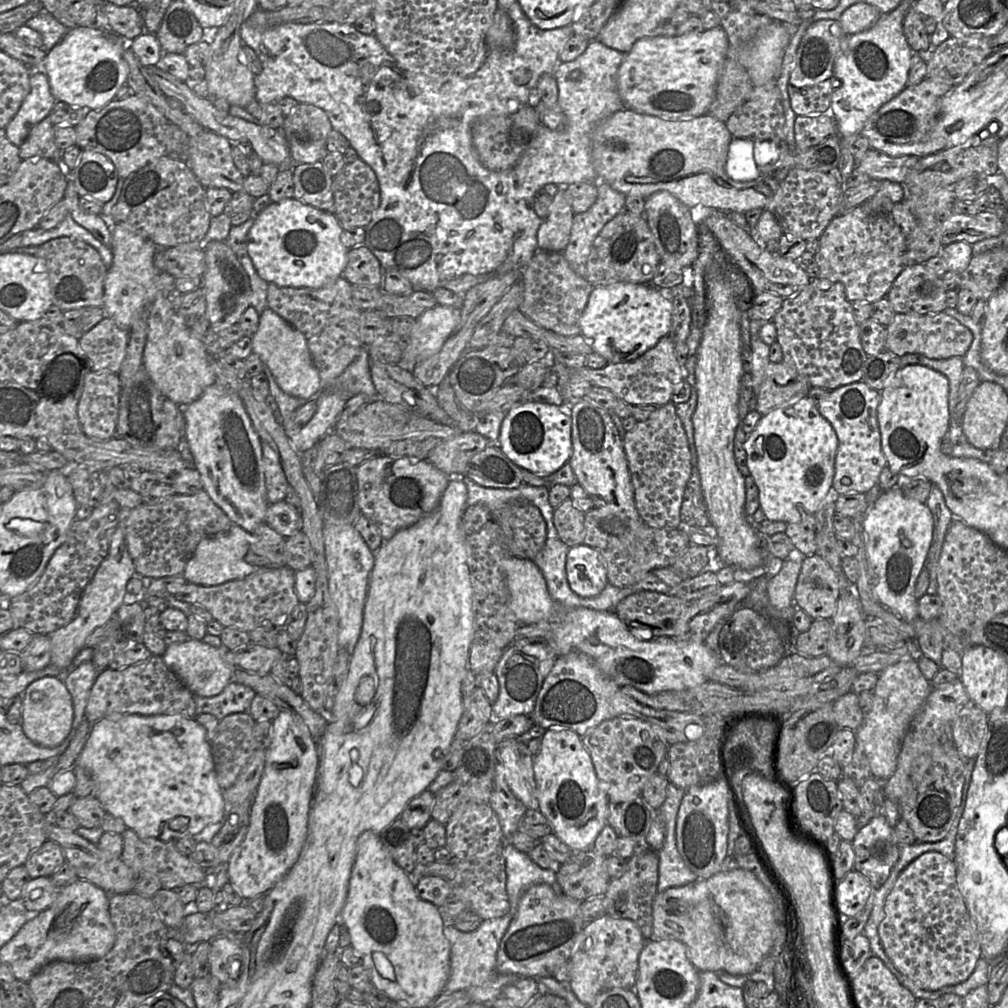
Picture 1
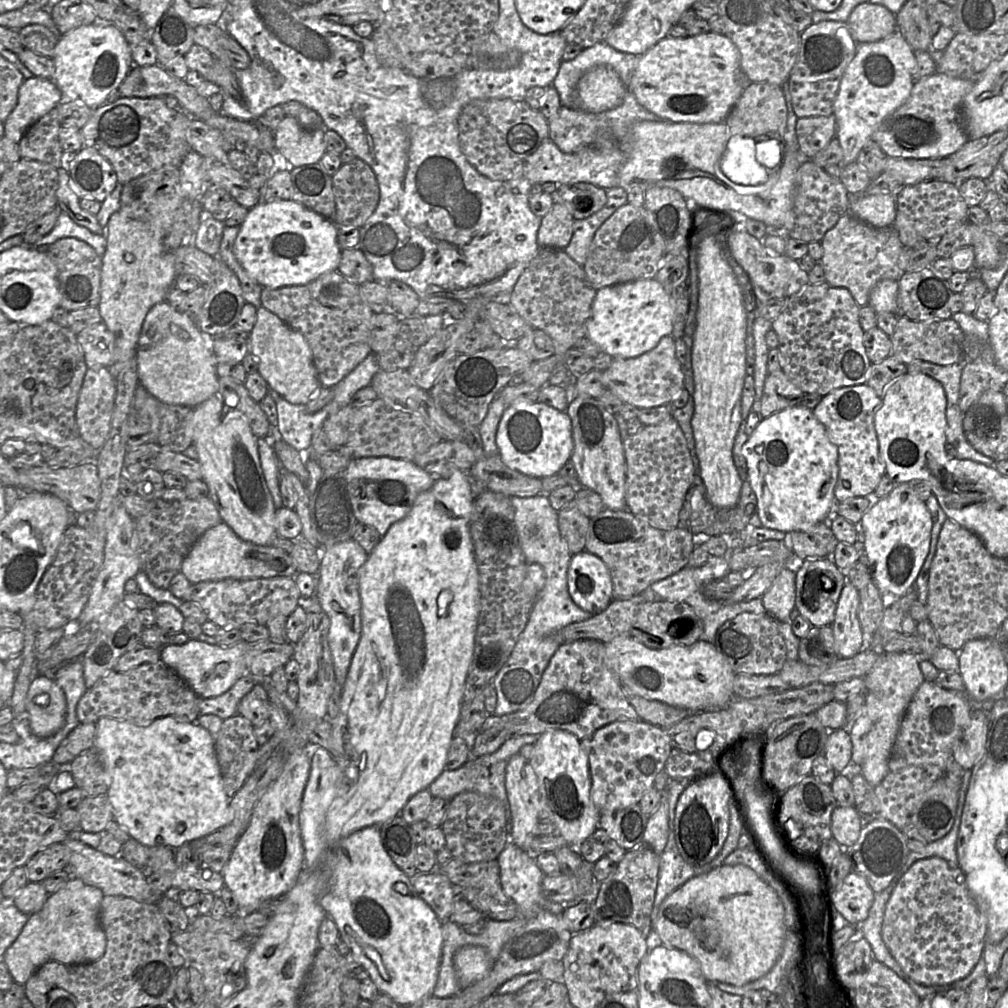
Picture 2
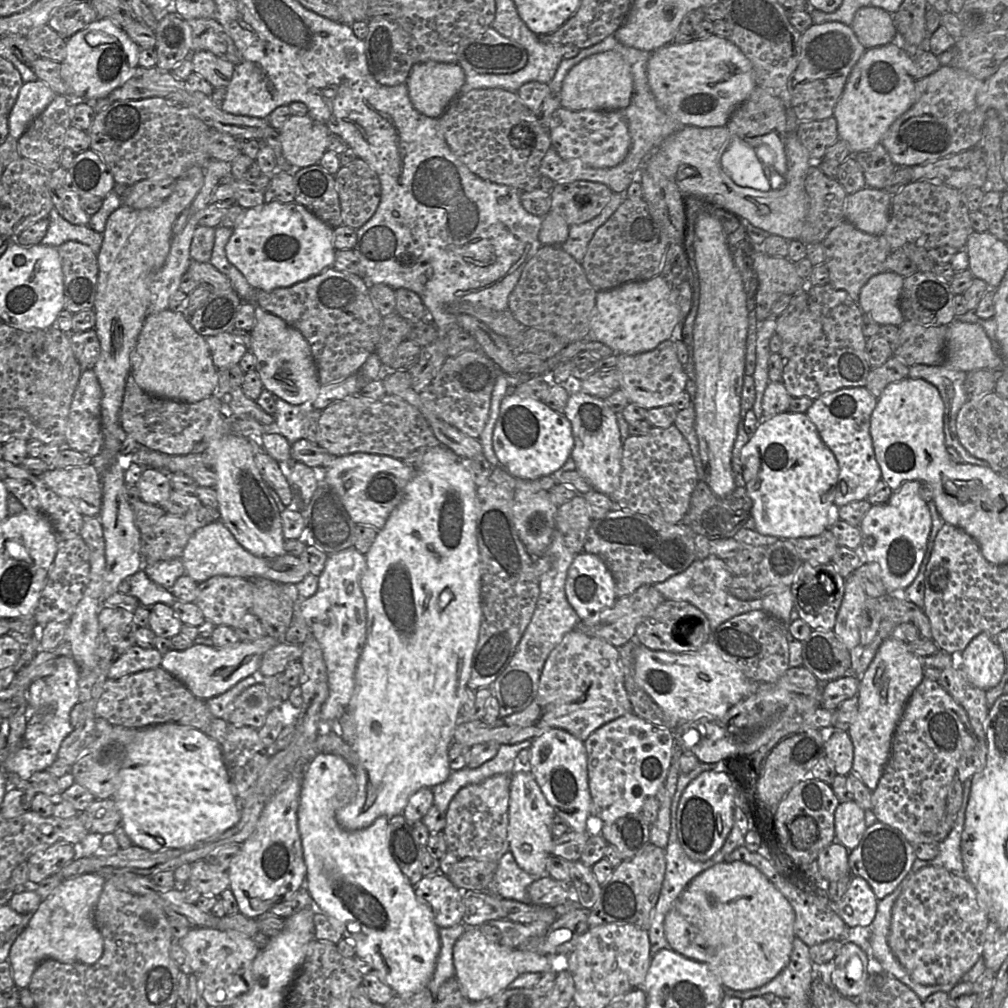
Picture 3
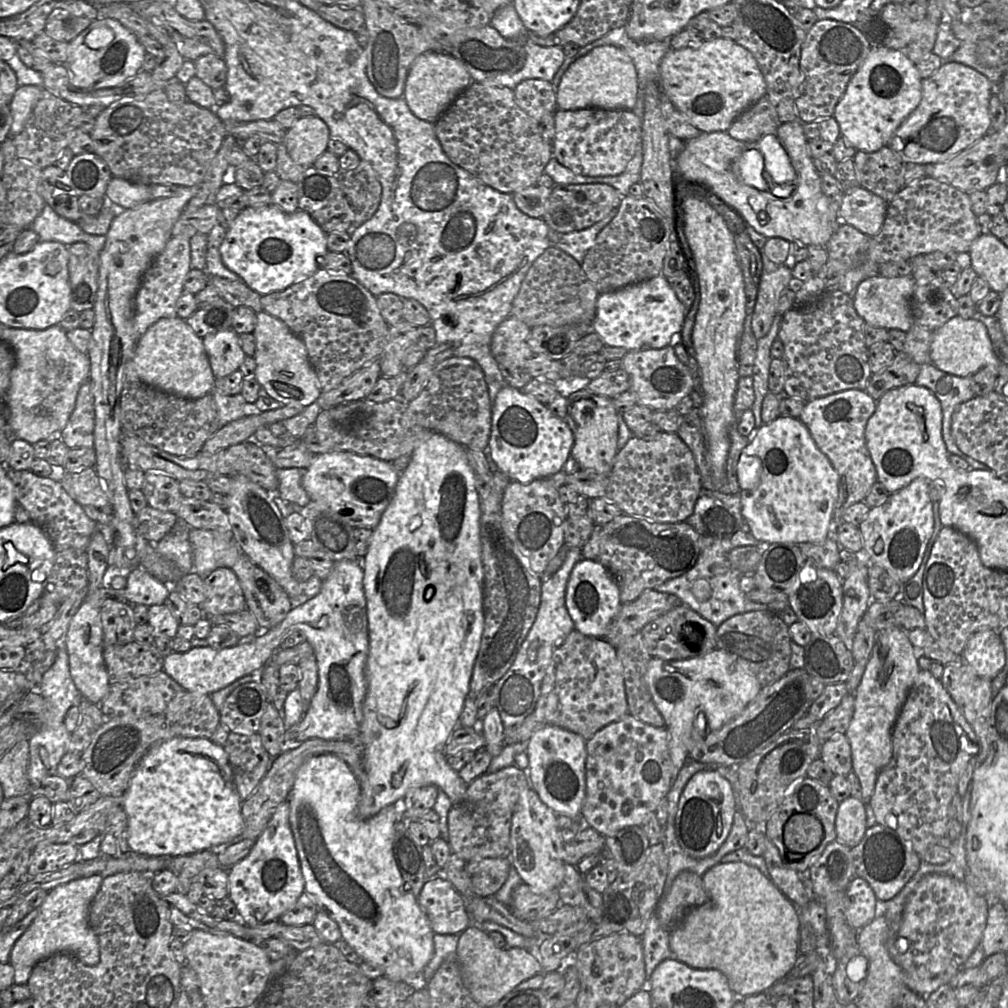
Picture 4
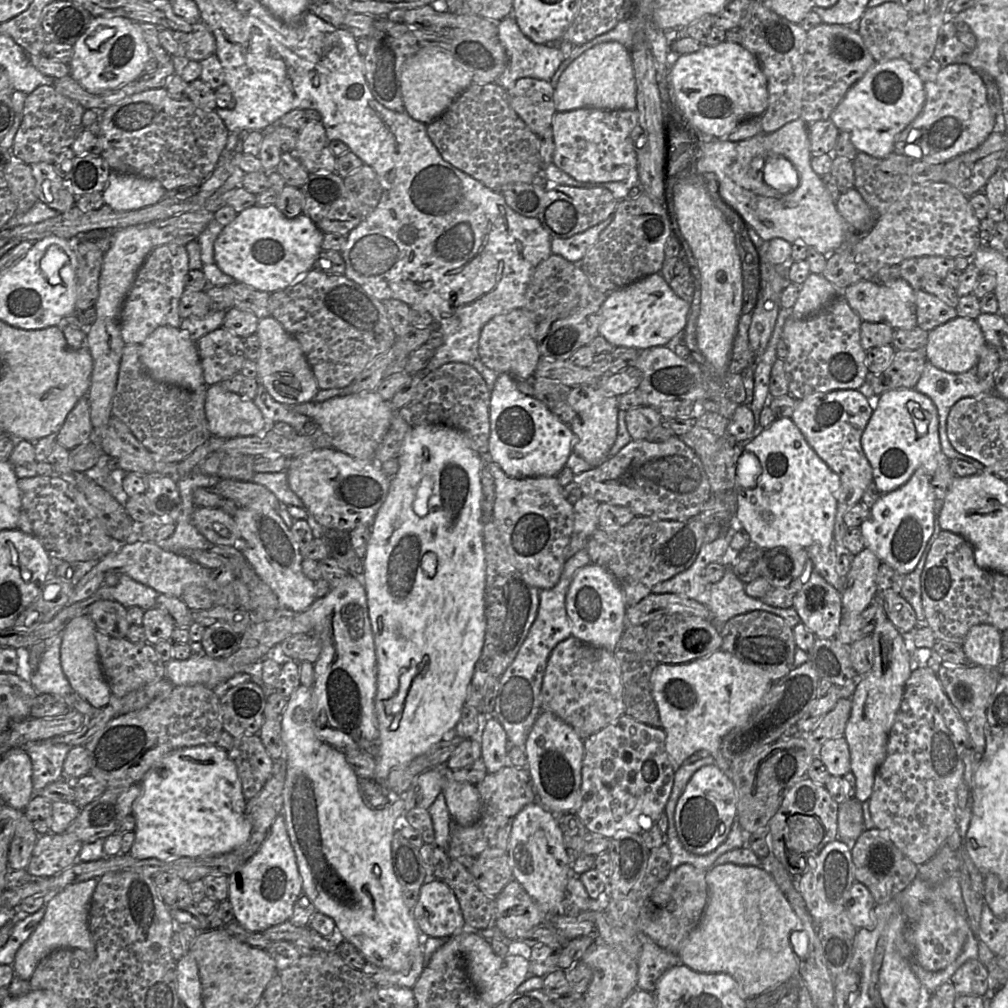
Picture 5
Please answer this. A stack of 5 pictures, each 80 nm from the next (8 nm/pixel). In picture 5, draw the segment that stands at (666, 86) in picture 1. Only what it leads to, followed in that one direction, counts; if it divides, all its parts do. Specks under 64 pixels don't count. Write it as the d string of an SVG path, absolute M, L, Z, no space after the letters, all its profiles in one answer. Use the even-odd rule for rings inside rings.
M723 41L716 46L704 45L690 54L675 56L669 70L671 99L682 115L699 131L716 137L728 136L748 116L761 116L768 106L767 79L761 65L741 44Z

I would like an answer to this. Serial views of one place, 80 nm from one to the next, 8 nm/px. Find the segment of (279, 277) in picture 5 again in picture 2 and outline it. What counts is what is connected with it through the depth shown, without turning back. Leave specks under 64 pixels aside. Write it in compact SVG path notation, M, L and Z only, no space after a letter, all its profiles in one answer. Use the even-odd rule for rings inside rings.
M293 200L261 201L249 209L245 220L240 225L235 239L233 253L248 276L265 288L305 285L322 274L336 271L341 248L337 242L337 226L327 218L304 207Z

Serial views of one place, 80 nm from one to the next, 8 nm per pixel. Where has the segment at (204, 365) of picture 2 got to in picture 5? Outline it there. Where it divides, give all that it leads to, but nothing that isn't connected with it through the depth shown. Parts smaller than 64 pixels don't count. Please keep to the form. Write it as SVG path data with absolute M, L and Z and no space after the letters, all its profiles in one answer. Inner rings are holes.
M168 325L156 328L141 344L140 359L145 372L159 382L187 390L196 390L205 384L196 342L180 328Z

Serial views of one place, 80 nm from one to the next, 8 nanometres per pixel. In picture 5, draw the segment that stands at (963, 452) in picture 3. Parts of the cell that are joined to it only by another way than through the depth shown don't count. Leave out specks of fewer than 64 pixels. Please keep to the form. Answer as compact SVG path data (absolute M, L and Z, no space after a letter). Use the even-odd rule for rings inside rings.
M927 361L923 373L914 389L931 398L931 400L934 402L934 404L937 407L938 415L939 415L940 445L941 445L942 452L947 456L947 458L949 458L950 460L951 459L963 460L973 465L979 472L985 472L986 467L982 463L956 451L955 448L950 443L947 435L947 418L951 408L954 406L955 403L957 403L959 400L963 398L976 397L983 393L991 393L991 392L985 392L984 386L980 383L979 378L977 376L977 368L973 367L964 373L949 373L937 368L932 363Z

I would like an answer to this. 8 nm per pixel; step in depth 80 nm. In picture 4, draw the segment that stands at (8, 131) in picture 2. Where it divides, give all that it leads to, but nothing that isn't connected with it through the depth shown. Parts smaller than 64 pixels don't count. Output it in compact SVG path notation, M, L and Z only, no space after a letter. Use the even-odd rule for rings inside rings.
M23 85L19 86L10 102L13 122L9 137L21 133L31 112L42 96L43 86Z

